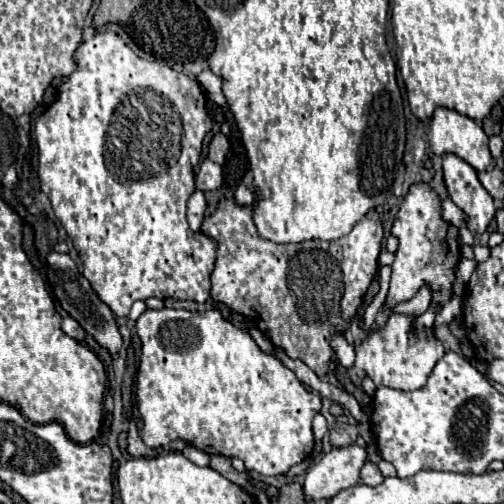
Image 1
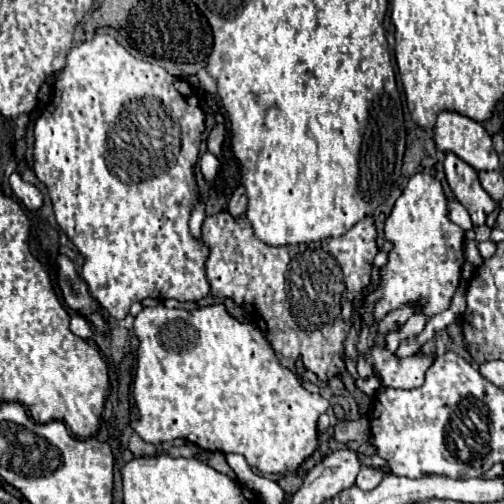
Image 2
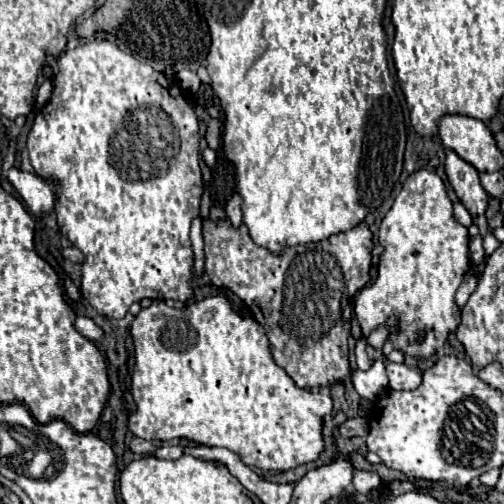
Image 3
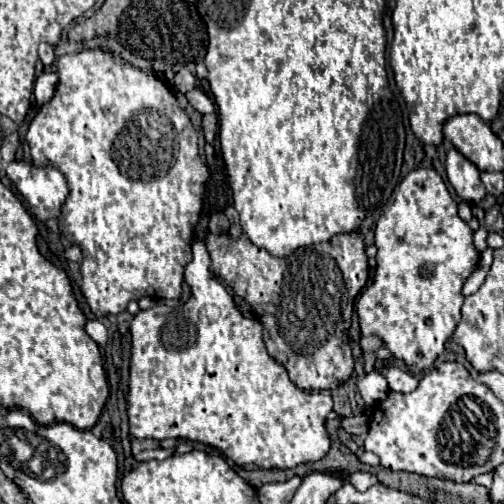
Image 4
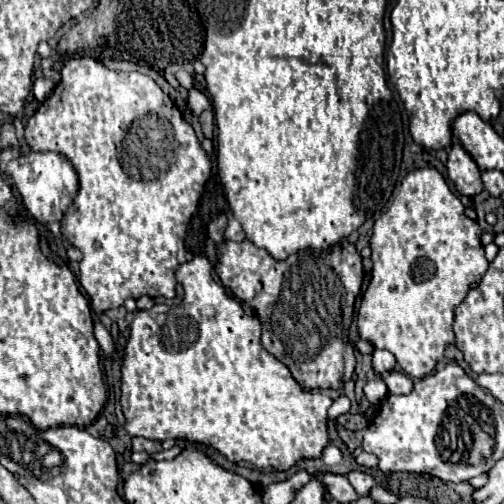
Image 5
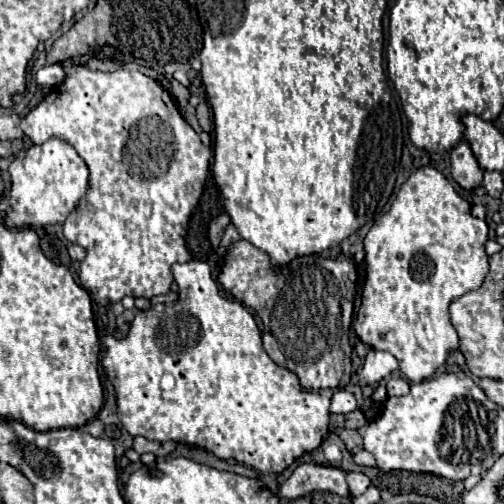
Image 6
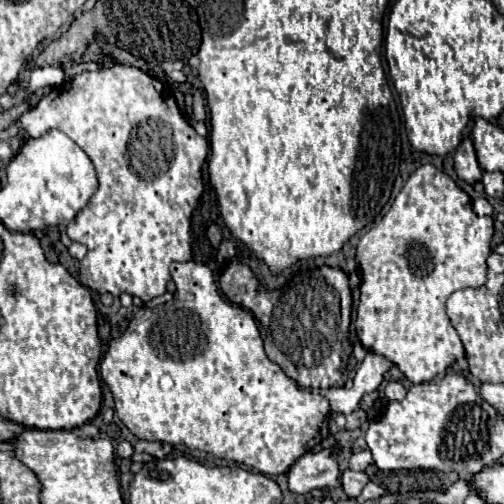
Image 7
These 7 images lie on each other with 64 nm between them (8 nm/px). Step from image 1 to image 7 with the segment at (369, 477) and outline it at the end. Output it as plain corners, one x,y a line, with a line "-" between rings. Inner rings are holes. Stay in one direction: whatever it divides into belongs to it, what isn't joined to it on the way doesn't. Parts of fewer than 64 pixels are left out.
354,470
342,472
342,488
348,494
348,498
358,498
366,484
368,484
366,472
354,472

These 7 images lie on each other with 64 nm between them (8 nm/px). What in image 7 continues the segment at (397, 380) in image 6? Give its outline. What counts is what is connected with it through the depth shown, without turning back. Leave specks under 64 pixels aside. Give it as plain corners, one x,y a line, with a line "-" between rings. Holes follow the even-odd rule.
390,380
390,382
384,386
382,394
384,394
386,400
402,400
402,398
406,396
406,388
404,388
402,382
394,382
394,380

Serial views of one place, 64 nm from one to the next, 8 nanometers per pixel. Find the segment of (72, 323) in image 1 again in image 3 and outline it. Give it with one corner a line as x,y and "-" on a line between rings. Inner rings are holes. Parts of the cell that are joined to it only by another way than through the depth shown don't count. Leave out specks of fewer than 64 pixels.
78,316
76,318
76,322
74,322
74,328
82,334
82,336
86,336
86,338
90,338
90,340
94,340
94,342
98,342
100,338
102,338
102,328
98,328
90,318
86,318
86,316

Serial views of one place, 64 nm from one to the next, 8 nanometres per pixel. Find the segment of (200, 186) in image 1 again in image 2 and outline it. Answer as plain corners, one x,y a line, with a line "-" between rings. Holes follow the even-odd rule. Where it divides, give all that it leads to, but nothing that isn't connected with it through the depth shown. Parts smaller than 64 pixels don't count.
206,151
199,158
199,166
205,181
210,187
213,187
218,174
219,161
218,159
209,151

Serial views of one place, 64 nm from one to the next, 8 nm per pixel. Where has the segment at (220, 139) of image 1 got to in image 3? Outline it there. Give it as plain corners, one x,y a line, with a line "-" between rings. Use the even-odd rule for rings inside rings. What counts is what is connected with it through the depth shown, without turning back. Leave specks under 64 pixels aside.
212,118
208,122
208,130
206,130
206,142
208,142
208,146
212,150
218,150
218,146
220,146
220,134
222,134
222,122
216,120
216,118

